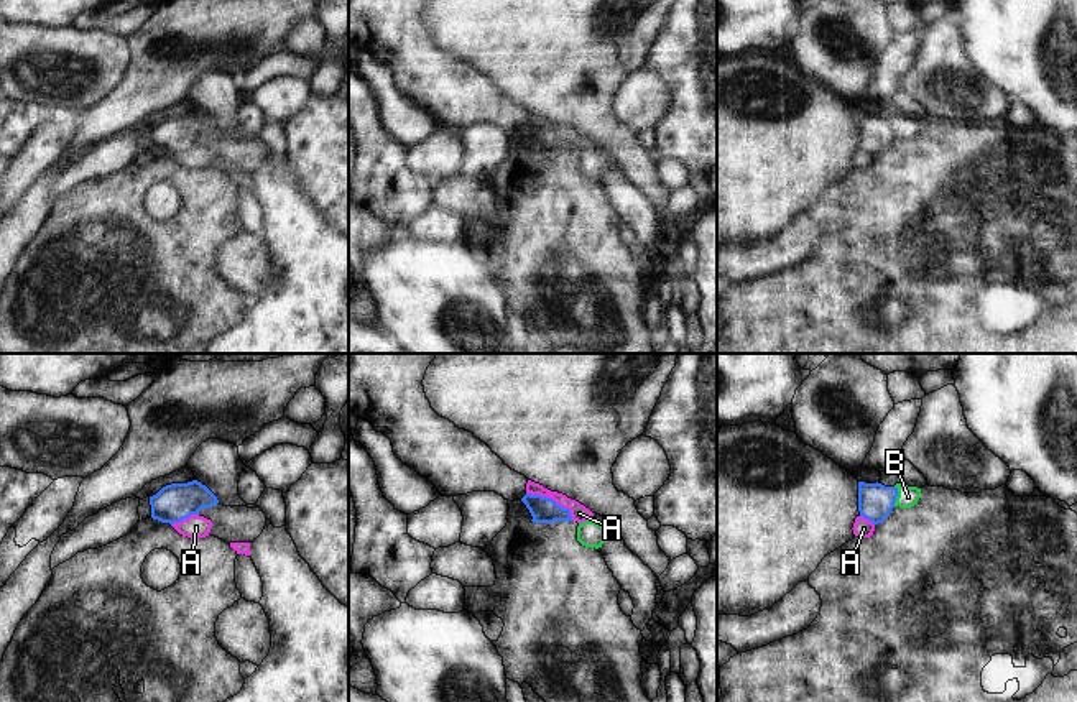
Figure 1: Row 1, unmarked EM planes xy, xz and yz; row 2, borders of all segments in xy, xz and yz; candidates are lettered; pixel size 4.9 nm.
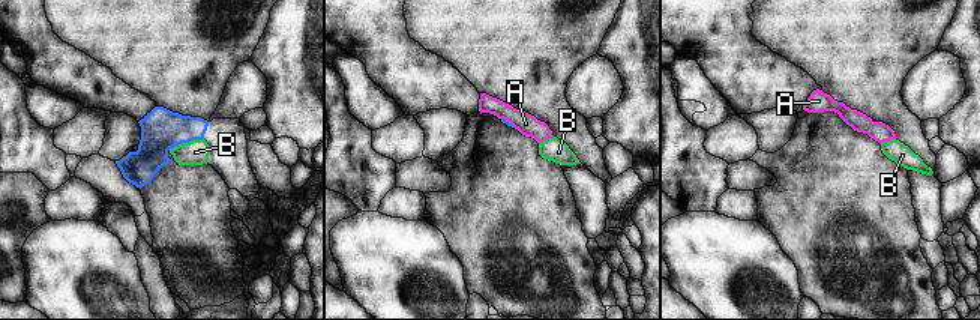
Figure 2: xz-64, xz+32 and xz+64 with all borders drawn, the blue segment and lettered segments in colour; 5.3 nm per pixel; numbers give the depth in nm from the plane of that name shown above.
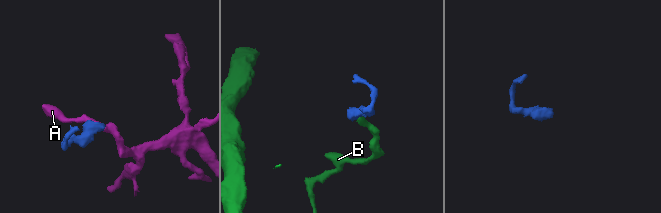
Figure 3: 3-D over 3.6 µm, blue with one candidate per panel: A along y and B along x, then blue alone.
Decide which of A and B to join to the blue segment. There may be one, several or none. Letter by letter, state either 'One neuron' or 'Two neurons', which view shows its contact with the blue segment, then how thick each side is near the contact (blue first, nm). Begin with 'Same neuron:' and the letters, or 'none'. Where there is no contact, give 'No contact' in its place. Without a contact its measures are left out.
Same neuron: B
A: Two neurons. Touches blue in xz. Thickness 130 nm (blue) against 90 nm
B: One neuron. Touches blue in yz. Thickness 180 nm (blue) against 100 nm.

